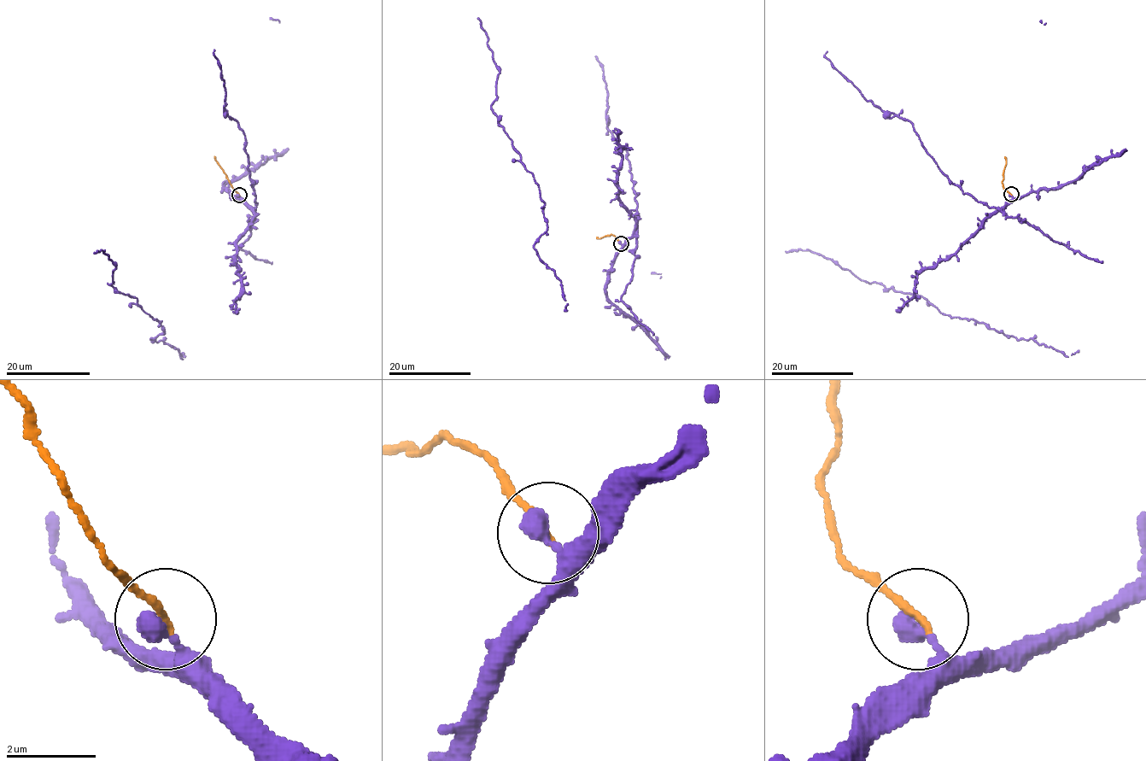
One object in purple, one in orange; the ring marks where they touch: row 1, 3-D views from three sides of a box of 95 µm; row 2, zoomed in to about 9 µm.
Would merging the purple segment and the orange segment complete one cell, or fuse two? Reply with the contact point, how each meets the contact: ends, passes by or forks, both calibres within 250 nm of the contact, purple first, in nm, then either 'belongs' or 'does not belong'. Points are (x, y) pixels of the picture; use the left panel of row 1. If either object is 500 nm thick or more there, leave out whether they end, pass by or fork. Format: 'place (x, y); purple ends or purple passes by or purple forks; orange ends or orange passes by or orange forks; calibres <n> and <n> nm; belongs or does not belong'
place (239, 195); purple ends; orange ends; calibres 400 and 170 nm; does not belong

